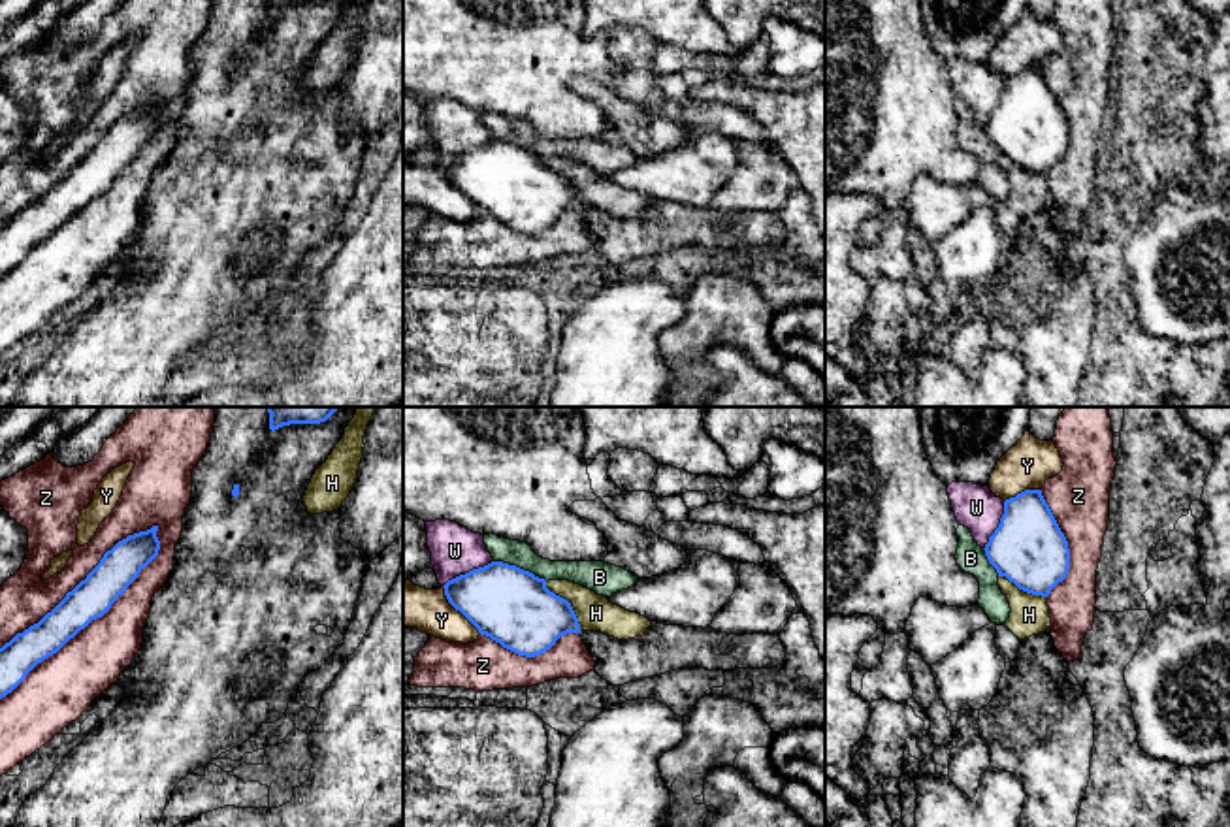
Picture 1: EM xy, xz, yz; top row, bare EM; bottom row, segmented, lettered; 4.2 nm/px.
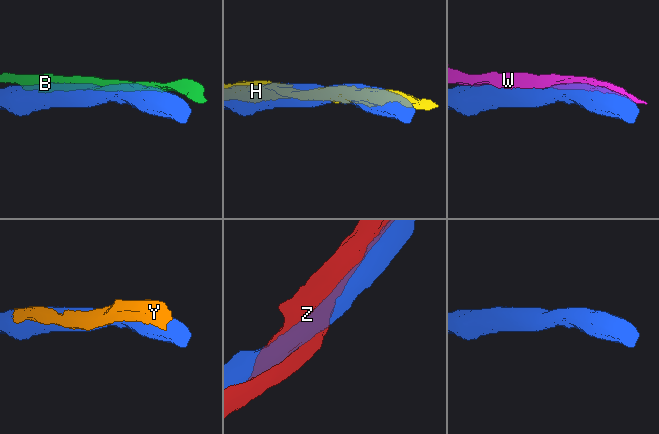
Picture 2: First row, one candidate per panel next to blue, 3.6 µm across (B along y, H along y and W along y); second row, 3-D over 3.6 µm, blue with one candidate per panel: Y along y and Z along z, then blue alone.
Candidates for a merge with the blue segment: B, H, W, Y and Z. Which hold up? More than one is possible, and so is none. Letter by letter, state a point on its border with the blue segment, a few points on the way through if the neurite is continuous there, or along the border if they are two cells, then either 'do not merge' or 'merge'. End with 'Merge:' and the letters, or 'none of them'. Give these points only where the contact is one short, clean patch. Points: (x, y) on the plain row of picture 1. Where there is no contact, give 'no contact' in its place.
B: contact xz (518, 145); do not merge
H: contact xz (569, 183); do not merge
W: contact xz (469, 149); do not merge
Y: contact xz (458, 187); do not merge
Z: contact xy (97, 194); do not merge
Merge: none of them

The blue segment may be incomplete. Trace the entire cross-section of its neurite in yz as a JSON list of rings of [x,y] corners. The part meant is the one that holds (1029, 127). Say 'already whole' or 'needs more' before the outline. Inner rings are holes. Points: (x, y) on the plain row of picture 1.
already whole | [[[1025,68],[1004,79],[985,134],[1019,168],[1047,175],[1070,147],[1070,126],[1042,68]]]

